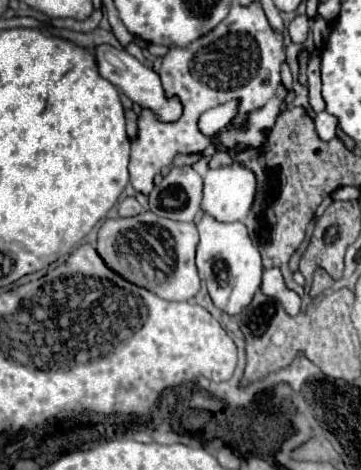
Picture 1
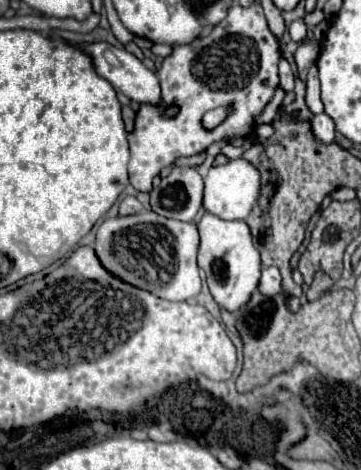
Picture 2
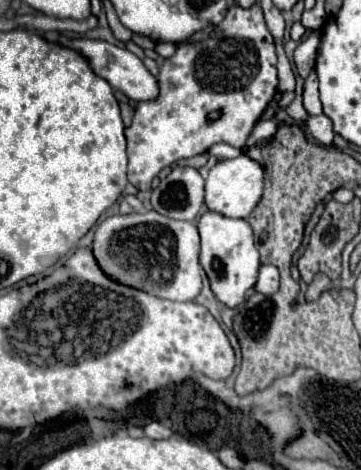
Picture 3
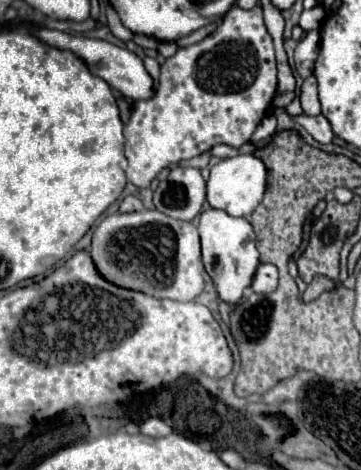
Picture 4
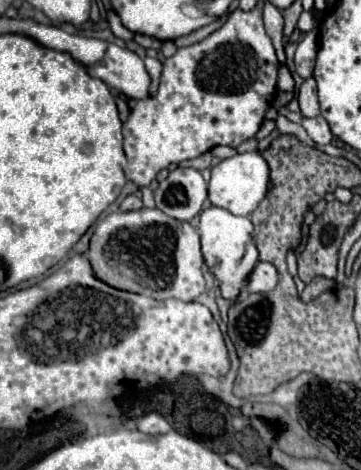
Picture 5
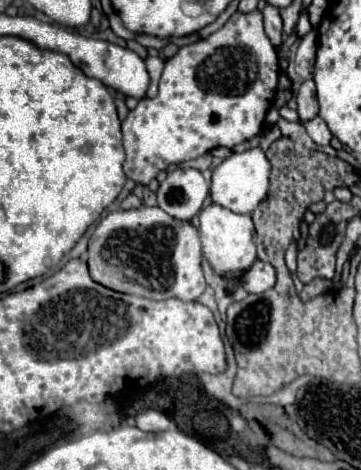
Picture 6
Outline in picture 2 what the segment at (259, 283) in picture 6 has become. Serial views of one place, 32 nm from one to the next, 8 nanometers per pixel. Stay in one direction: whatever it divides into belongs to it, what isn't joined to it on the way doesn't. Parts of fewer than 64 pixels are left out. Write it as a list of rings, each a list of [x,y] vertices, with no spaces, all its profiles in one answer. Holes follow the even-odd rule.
[[[276,266],[270,268],[262,268],[262,278],[260,278],[260,286],[258,290],[266,296],[276,296],[276,294],[284,294],[282,292],[282,276],[280,270]]]

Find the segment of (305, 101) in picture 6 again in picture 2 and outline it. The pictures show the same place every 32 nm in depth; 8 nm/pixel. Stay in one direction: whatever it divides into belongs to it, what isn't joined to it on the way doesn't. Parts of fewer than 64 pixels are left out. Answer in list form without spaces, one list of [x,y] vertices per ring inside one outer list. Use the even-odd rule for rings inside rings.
[[[316,62],[308,70],[308,80],[306,80],[306,104],[314,114],[324,112],[324,104],[320,98],[320,80],[318,80],[318,66]]]

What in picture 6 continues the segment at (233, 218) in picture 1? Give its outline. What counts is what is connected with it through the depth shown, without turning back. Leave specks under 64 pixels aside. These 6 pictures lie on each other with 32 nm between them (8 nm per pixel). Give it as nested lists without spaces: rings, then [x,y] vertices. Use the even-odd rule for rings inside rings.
[[[260,148],[246,150],[242,154],[232,154],[212,170],[212,182],[210,182],[212,202],[236,214],[250,214],[268,194],[268,176],[270,176],[270,164]]]

